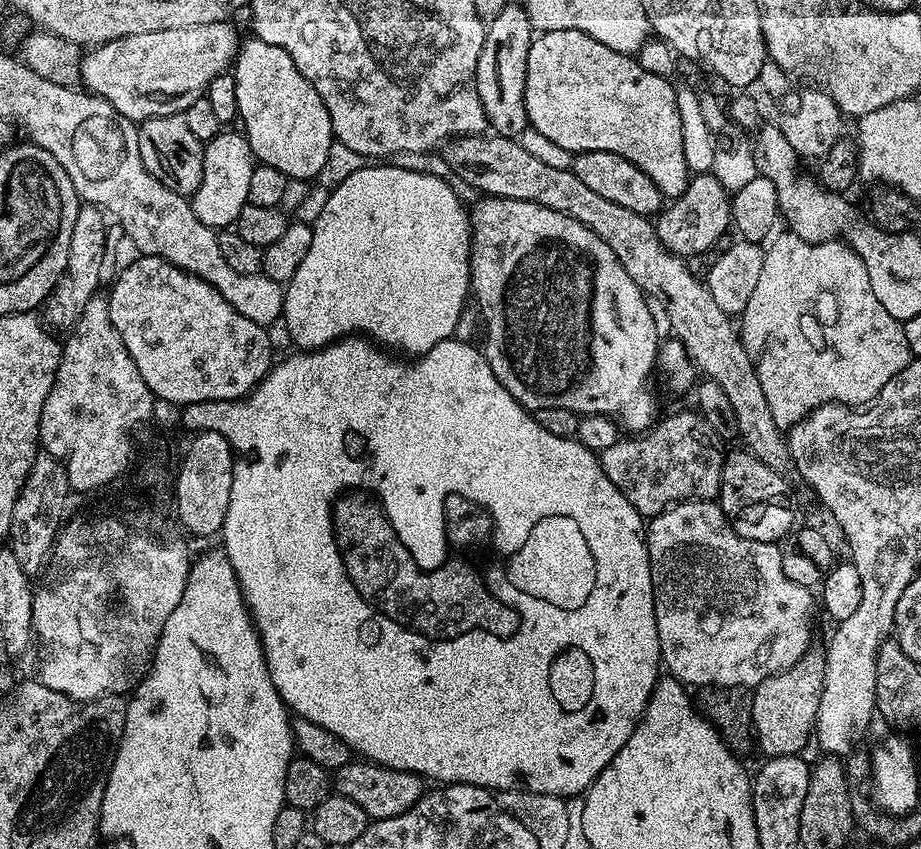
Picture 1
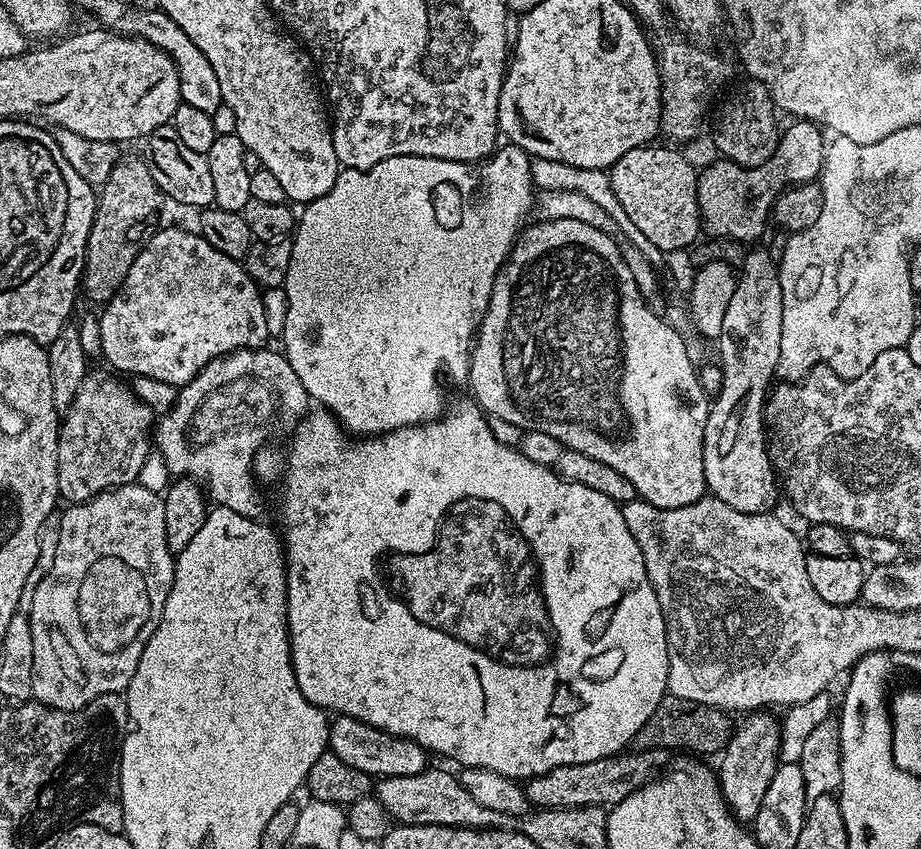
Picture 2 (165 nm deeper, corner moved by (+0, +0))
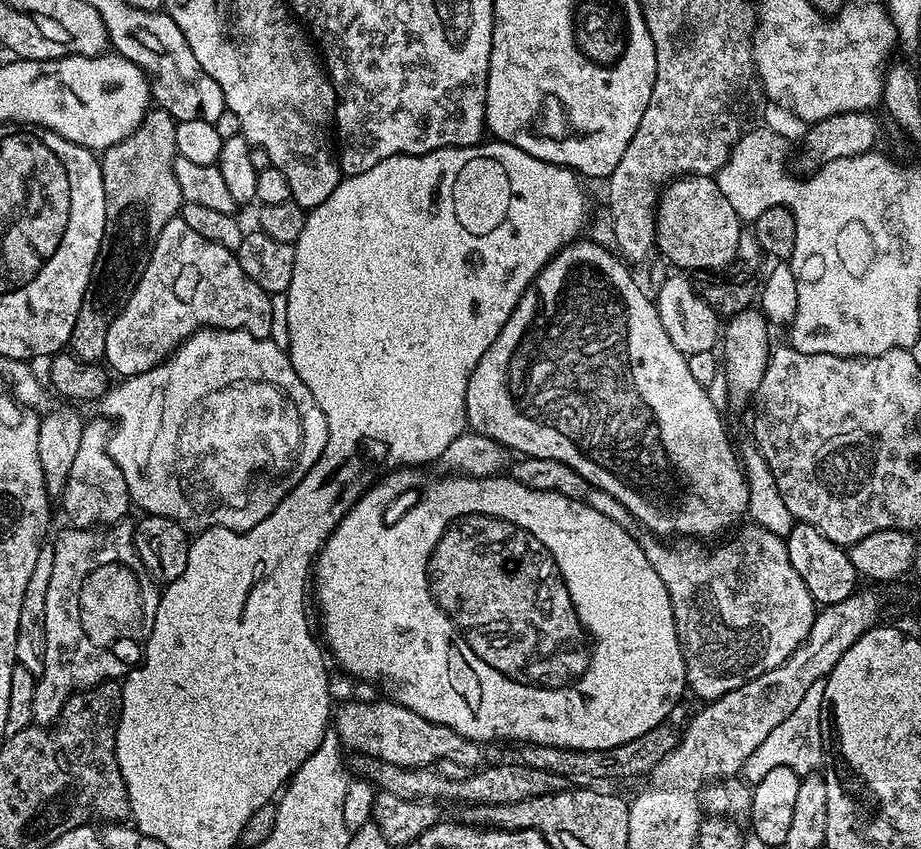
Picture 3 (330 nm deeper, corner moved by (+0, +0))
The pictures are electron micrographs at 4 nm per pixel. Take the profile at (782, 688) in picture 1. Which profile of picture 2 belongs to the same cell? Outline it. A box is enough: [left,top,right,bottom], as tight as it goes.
[718,710,782,822]

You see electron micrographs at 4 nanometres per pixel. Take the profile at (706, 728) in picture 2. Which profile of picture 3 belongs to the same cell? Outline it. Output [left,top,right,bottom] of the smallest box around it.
[515,722,678,782]

